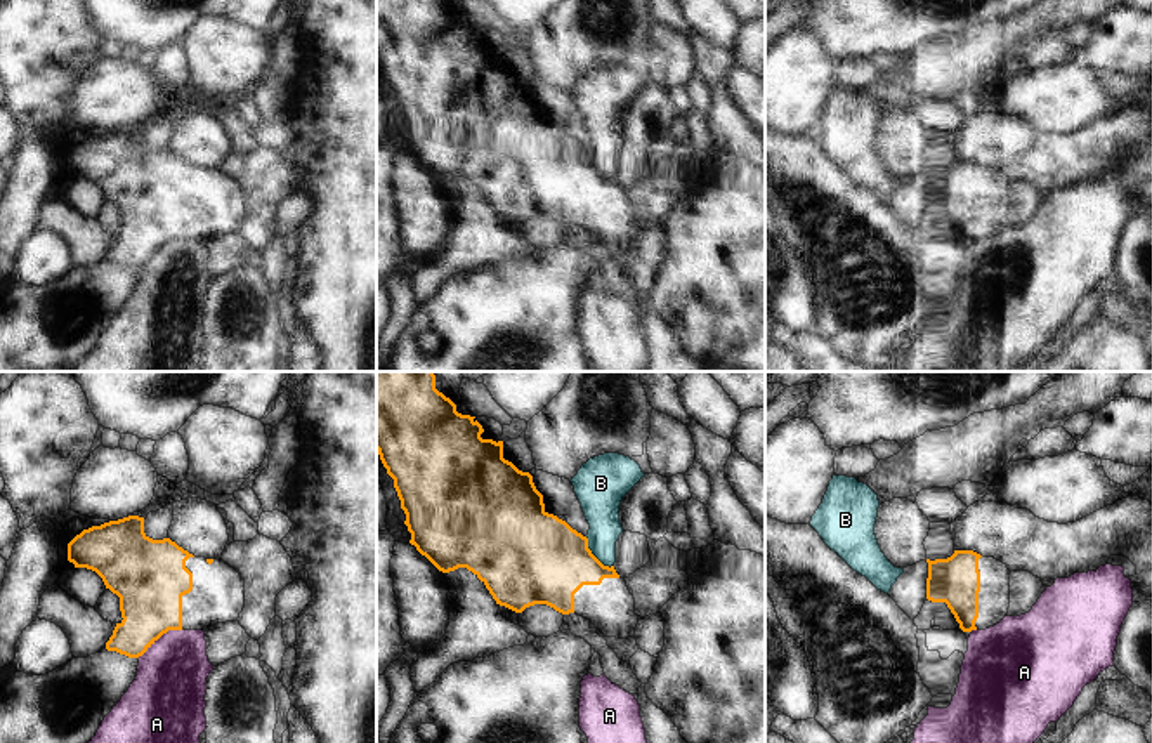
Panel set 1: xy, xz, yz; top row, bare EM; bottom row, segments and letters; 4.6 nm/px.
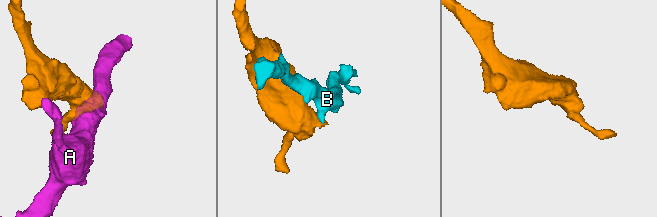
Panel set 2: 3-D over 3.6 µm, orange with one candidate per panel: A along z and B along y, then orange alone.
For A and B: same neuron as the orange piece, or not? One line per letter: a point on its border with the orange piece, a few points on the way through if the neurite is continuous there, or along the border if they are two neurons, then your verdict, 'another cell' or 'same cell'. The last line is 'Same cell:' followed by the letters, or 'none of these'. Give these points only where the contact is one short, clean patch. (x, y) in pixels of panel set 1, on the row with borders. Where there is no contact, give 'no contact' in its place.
A: contact xy (160, 636); border xy (183, 629), (169, 629), (137, 657); another cell
B: contact xz (594, 556); another cell
Same cell: none of these

